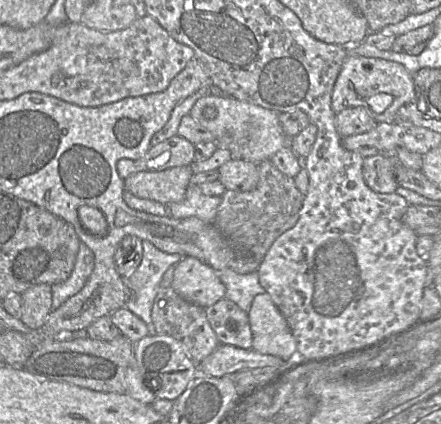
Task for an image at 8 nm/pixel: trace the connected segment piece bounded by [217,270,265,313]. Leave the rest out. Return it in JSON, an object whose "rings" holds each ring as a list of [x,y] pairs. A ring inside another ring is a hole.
{"rings":[[[221,270],[217,273],[226,288],[224,298],[231,300],[247,313],[251,309],[254,297],[265,292],[257,271],[238,274],[232,270]]]}

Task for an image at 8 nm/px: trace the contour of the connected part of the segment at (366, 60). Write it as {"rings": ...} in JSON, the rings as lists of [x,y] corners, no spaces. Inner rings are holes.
{"rings":[[[348,54],[334,84],[331,107],[337,114],[344,109],[363,107],[378,123],[394,123],[398,110],[415,94],[412,74],[395,62]]]}

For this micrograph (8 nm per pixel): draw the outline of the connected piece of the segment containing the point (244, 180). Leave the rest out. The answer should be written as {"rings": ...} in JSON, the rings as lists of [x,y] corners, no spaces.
{"rings":[[[231,159],[218,168],[218,180],[226,190],[253,190],[259,181],[257,164],[246,160]]]}

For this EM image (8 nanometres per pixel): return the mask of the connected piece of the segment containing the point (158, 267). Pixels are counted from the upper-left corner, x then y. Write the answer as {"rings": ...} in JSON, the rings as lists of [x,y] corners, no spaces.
{"rings":[[[142,240],[142,247],[141,264],[127,278],[131,298],[126,307],[145,322],[150,334],[156,334],[151,313],[155,297],[160,289],[160,281],[165,271],[170,266],[177,265],[183,256],[163,252],[147,240]]]}

